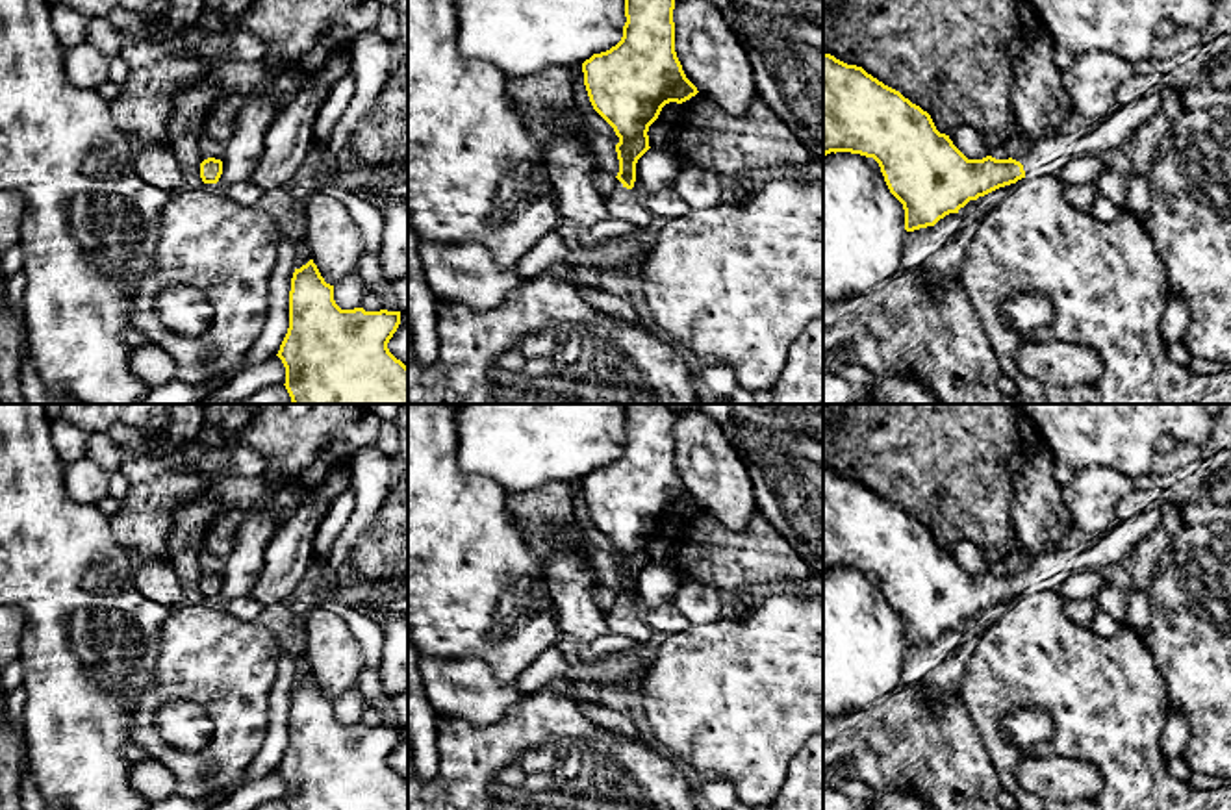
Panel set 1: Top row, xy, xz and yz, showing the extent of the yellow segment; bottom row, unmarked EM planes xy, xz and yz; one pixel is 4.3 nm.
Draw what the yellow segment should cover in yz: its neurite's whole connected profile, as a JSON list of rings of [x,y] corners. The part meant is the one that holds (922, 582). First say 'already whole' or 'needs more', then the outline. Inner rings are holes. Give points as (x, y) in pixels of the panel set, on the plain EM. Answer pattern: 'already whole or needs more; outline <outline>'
needs more; outline [[[823,467],[823,571],[851,567],[873,573],[890,608],[903,619],[905,645],[934,641],[949,628],[958,628],[970,615],[977,615],[999,602],[1016,599],[1025,591],[1059,589],[1075,571],[1101,571],[1129,556],[1135,545],[1149,536],[1162,519],[1162,510],[1149,508],[1131,519],[1118,521],[1110,530],[1073,543],[1042,551],[1018,573],[968,575],[949,554],[940,549],[927,526],[912,519],[899,506],[884,500],[862,482],[847,480]]]

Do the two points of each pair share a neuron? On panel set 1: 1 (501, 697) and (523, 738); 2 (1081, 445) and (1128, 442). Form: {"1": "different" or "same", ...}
{"1": "different", "2": "same"}

